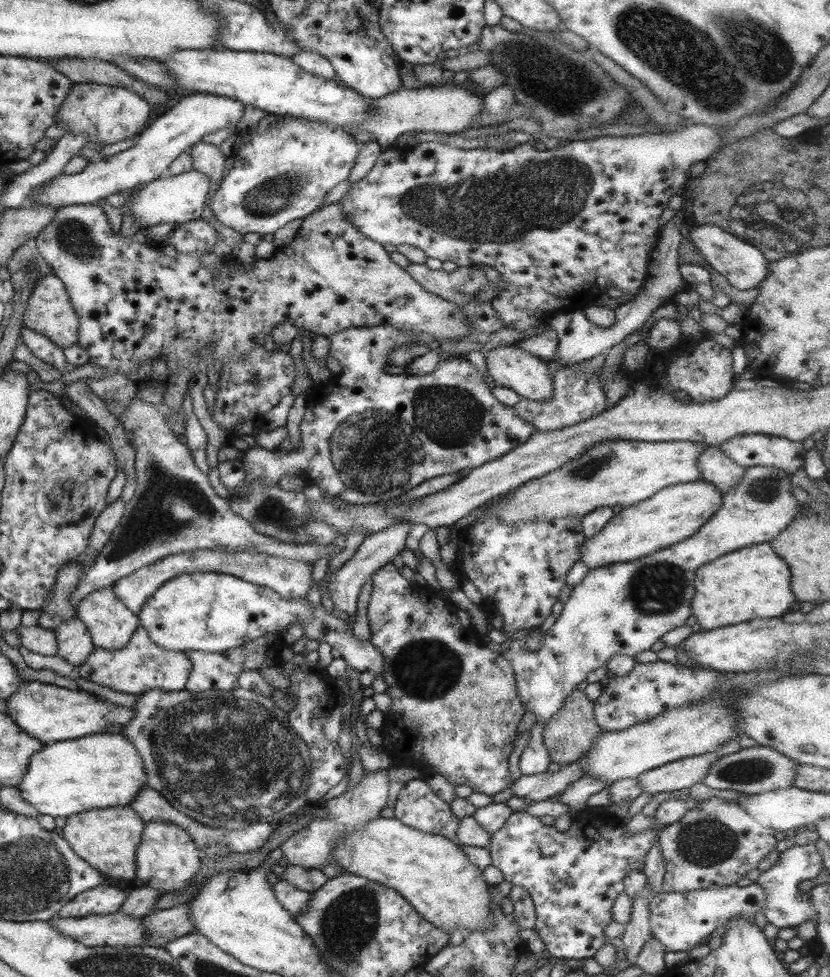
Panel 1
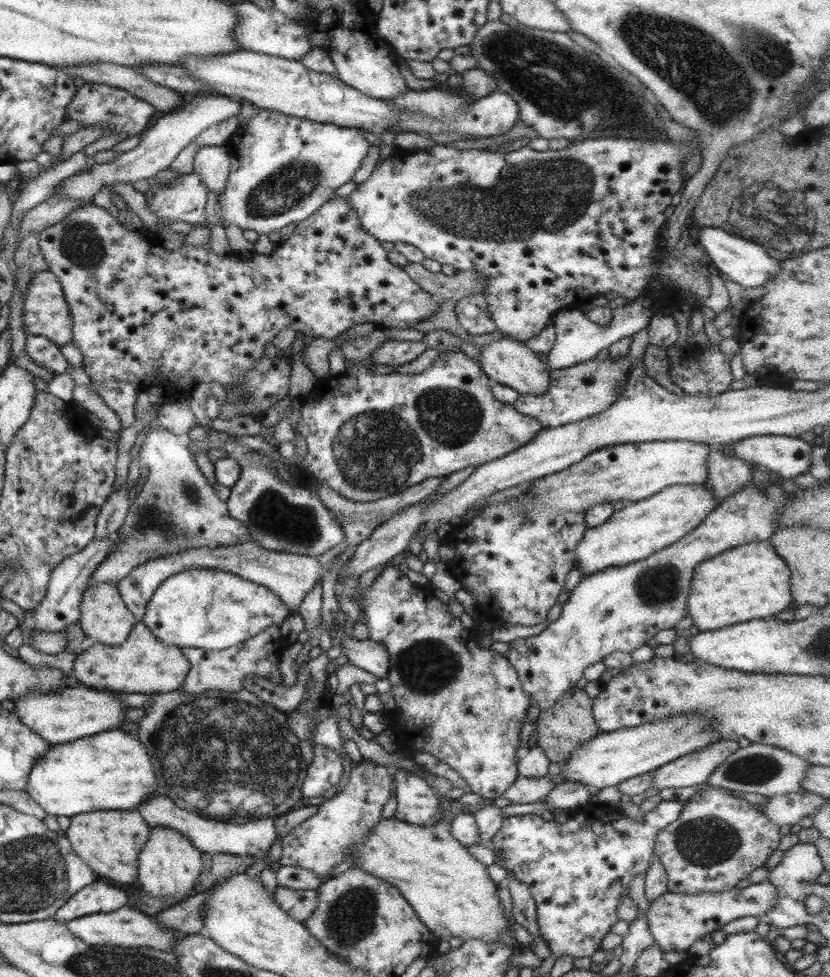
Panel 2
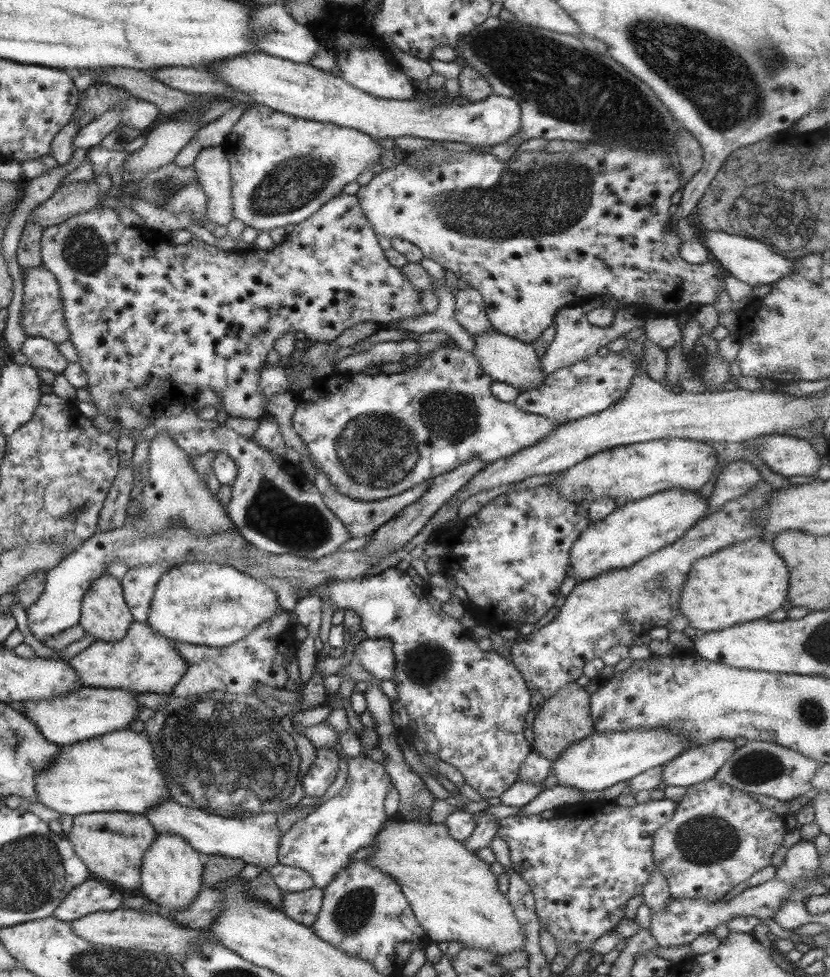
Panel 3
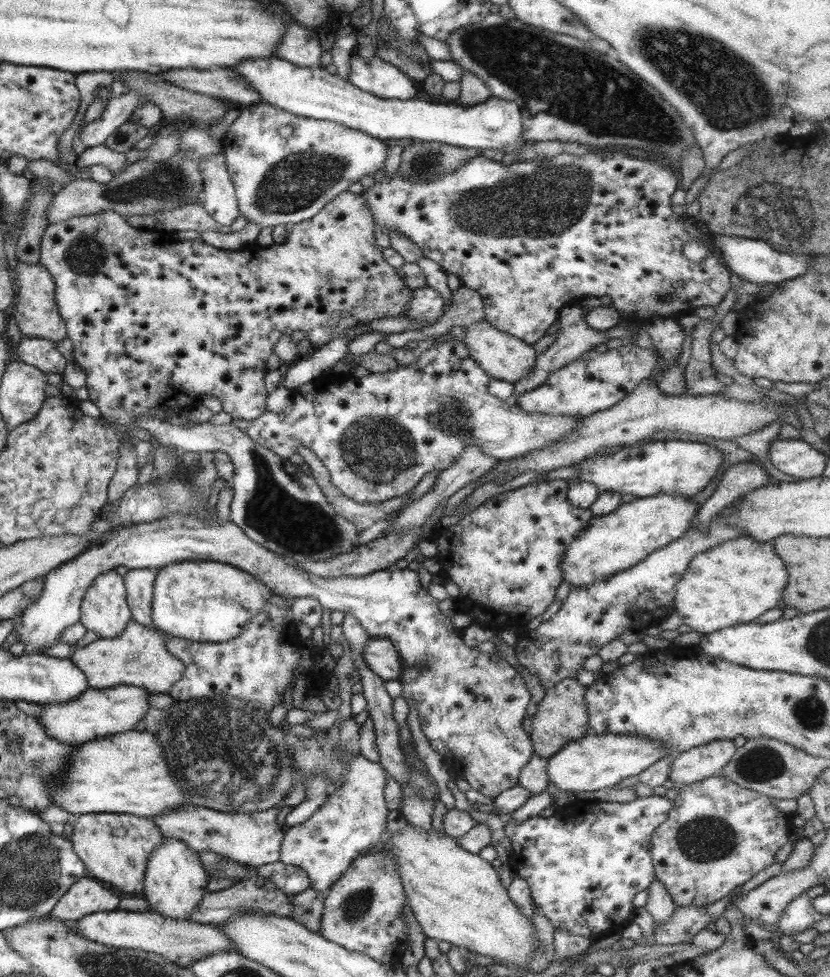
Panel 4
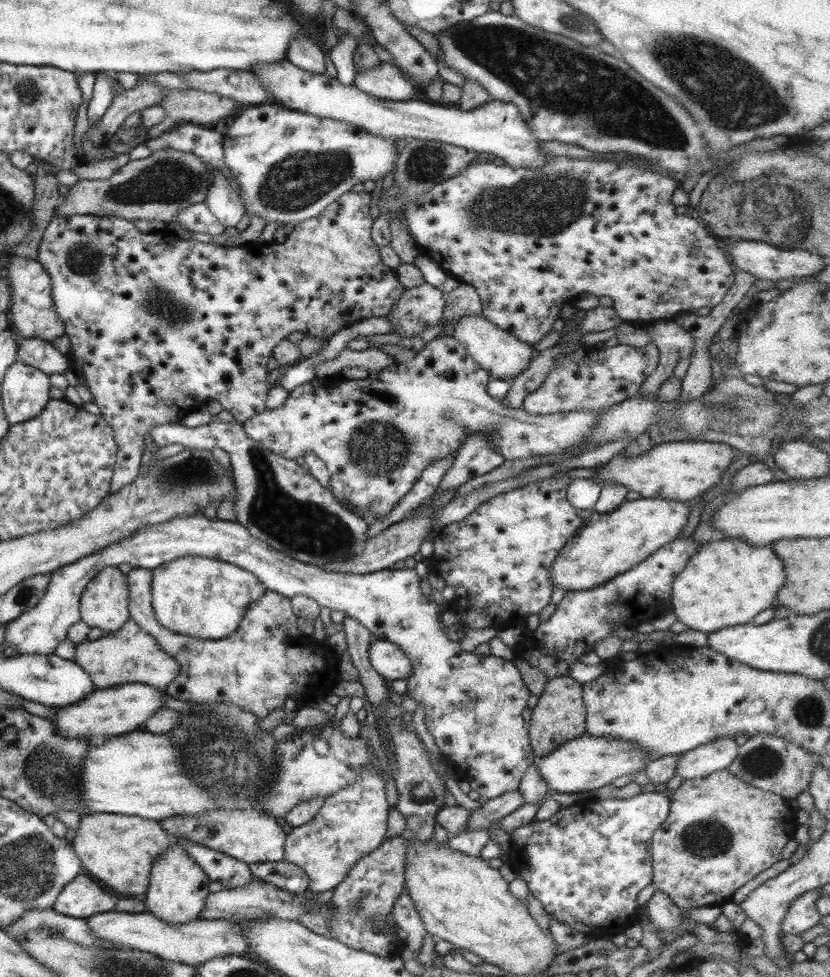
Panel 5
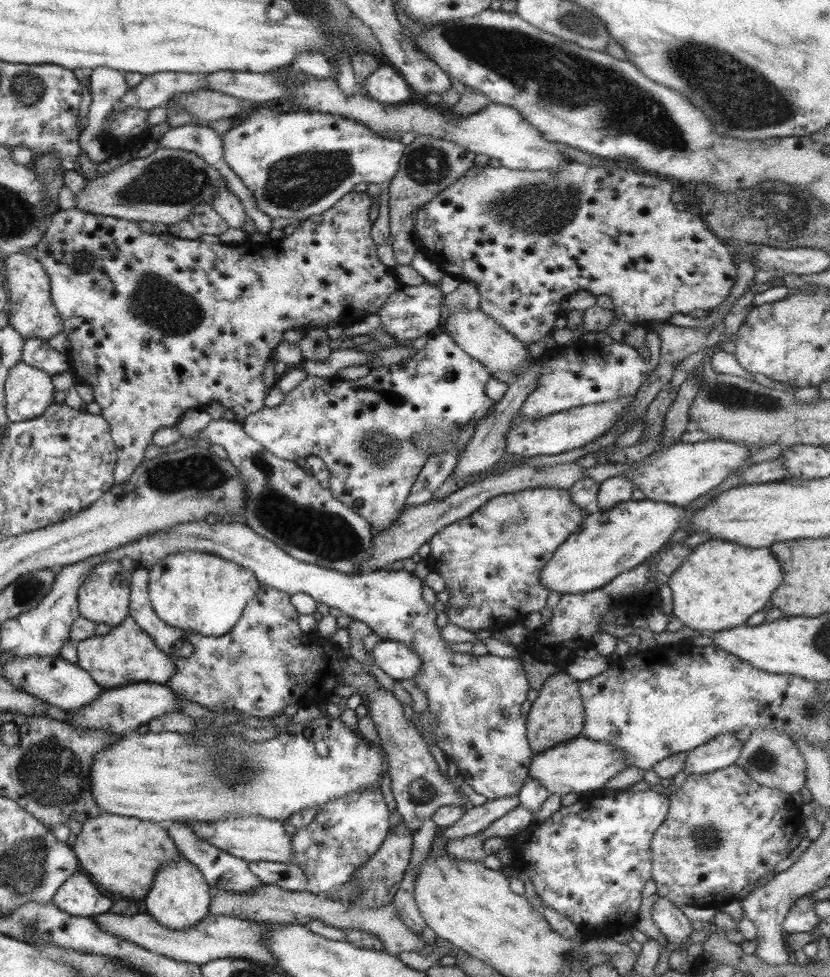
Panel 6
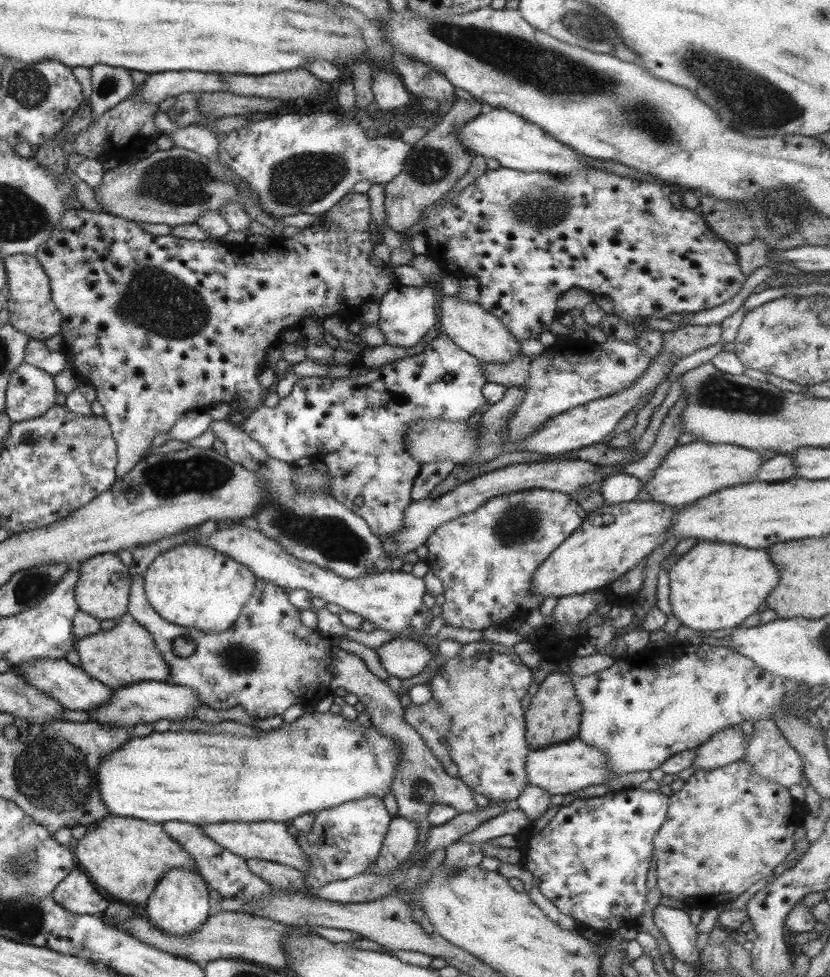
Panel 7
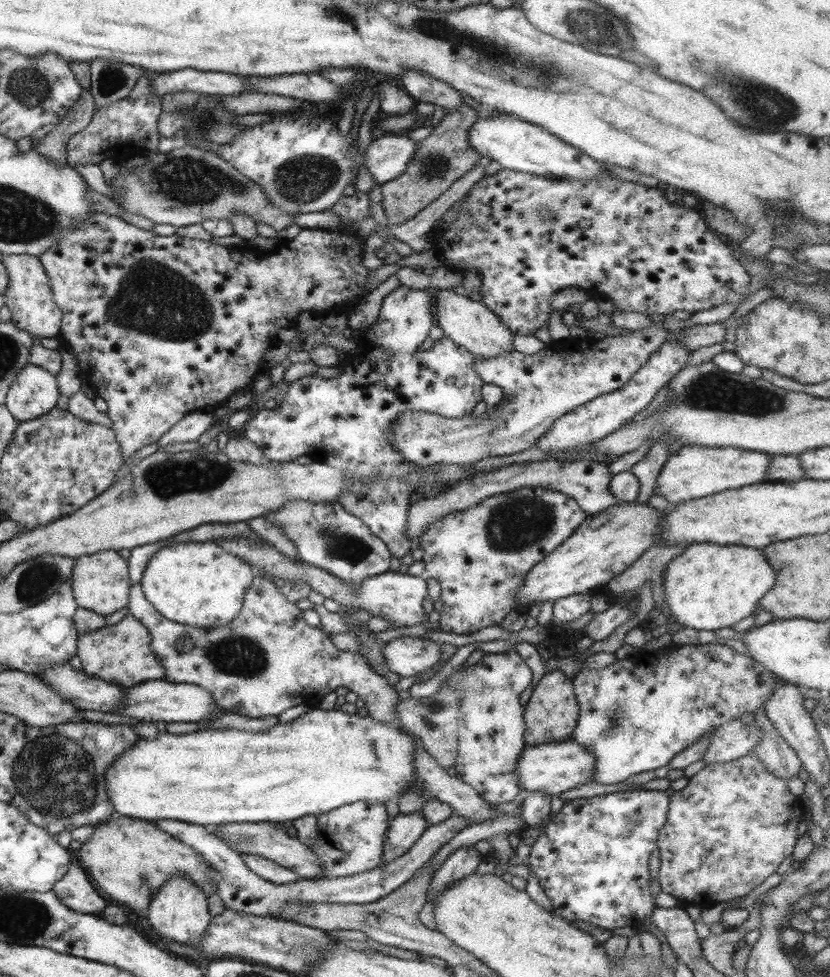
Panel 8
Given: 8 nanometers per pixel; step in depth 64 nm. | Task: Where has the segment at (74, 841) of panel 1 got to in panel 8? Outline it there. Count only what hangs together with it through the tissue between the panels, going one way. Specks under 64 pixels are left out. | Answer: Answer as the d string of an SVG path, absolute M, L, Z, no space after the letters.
M113 816L108 821L96 824L91 837L80 844L78 850L81 866L87 869L95 884L105 891L105 894L118 902L119 906L131 908L133 912L143 912L157 889L169 877L180 876L191 879L208 897L216 892L215 885L208 877L208 866L192 848L163 832L153 822L142 821L130 817Z

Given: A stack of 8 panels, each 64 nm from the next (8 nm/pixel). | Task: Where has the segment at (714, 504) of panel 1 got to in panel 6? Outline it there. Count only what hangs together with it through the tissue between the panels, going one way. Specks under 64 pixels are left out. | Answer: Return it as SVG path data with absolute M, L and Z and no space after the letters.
M629 499L605 510L591 508L576 532L573 532L557 548L551 560L541 569L540 583L548 590L547 592L554 590L561 595L595 590L607 584L609 580L620 575L621 572L628 571L647 561L654 552L666 545L673 533L681 527L683 518L685 518L683 507L646 499L637 501Z

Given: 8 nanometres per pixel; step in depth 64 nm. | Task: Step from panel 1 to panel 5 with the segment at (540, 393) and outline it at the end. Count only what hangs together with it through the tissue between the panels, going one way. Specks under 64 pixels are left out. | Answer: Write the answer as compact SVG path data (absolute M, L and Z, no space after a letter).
M480 314L462 316L448 333L463 346L467 354L485 372L488 372L490 379L512 380L529 366L529 361L534 354L532 346L526 345L508 332L497 328Z

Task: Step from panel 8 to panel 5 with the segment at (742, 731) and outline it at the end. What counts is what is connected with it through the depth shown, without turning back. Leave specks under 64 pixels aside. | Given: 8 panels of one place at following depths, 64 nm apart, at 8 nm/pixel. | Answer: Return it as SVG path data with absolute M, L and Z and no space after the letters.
M717 738L708 744L697 746L683 752L675 763L674 775L683 781L703 778L713 772L729 766L732 758L737 756L738 747L731 738Z

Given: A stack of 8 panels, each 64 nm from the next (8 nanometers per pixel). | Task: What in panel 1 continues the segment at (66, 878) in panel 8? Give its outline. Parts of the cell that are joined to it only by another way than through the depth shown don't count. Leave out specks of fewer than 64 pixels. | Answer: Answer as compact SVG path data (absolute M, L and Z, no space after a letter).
M111 885L96 886L74 896L62 905L57 916L77 918L87 915L107 916L119 910L125 900L125 893Z

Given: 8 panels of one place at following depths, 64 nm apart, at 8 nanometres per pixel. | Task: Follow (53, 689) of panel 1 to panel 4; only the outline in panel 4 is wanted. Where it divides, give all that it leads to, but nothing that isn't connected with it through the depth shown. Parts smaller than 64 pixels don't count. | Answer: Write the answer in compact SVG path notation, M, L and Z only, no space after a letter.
M124 684L111 688L92 689L87 687L71 700L55 703L40 704L36 719L40 721L45 735L63 745L81 745L85 741L105 739L118 732L125 732L134 728L134 724L141 720L148 707L149 692L137 686Z

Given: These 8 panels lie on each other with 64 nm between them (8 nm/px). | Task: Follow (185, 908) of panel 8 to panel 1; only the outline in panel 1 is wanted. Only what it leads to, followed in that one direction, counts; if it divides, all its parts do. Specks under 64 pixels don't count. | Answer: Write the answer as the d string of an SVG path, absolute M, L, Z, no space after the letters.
M149 821L144 824L135 849L135 874L144 885L157 889L160 894L184 886L199 869L200 849L188 832L167 821Z

